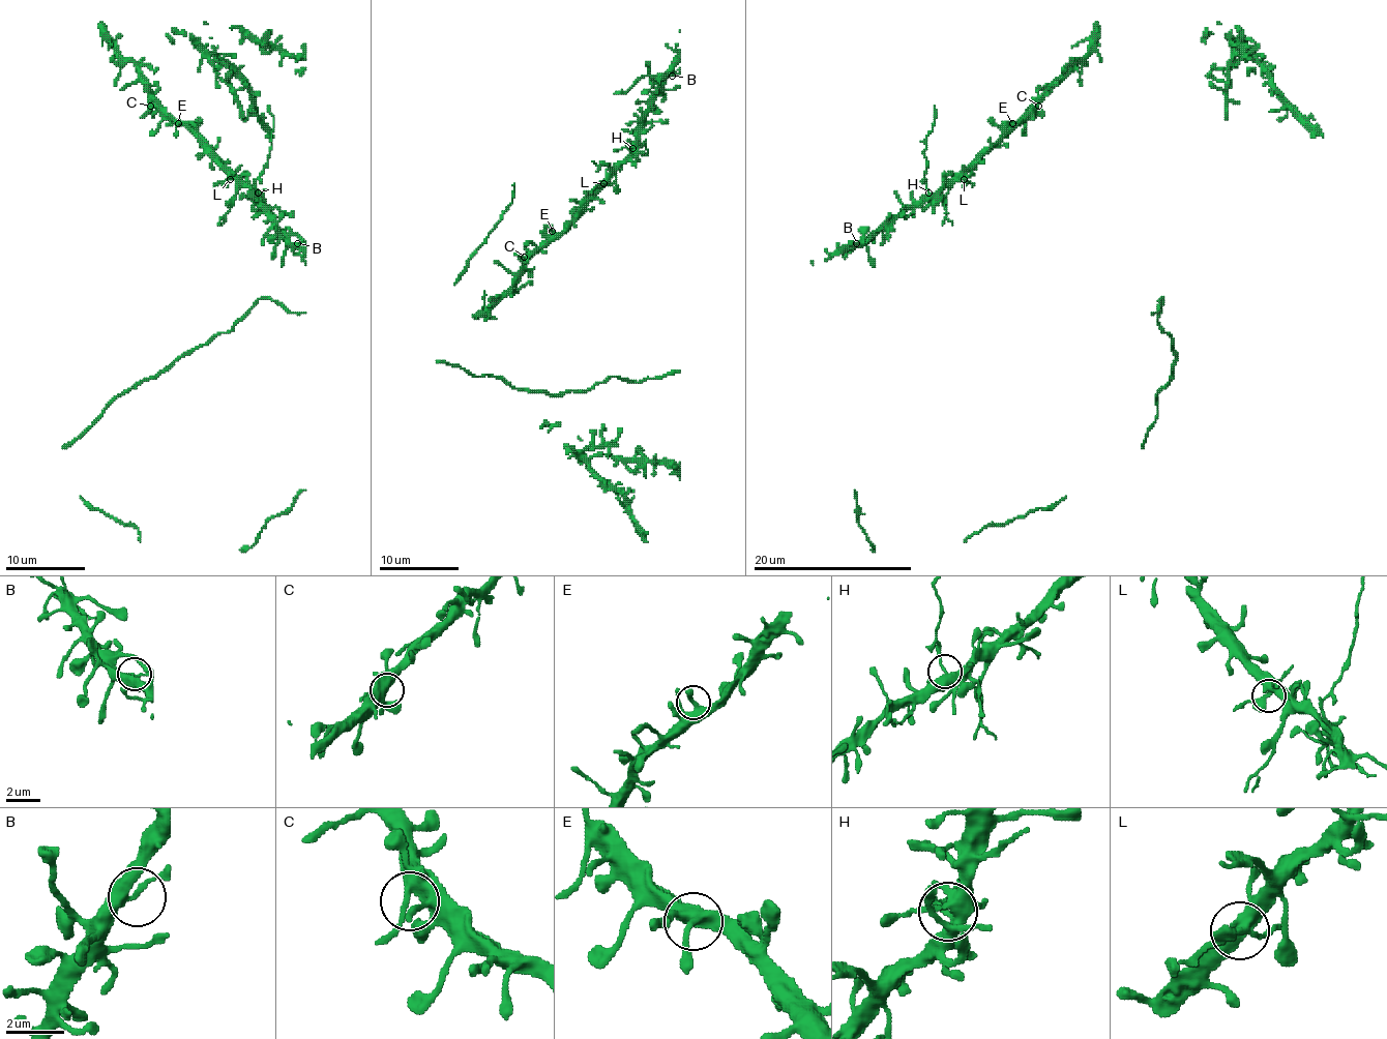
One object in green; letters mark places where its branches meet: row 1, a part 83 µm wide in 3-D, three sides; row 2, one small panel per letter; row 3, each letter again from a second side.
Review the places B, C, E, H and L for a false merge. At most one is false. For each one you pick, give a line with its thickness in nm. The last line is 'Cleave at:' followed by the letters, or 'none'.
H: 320 nm thick
Cleave at: H

